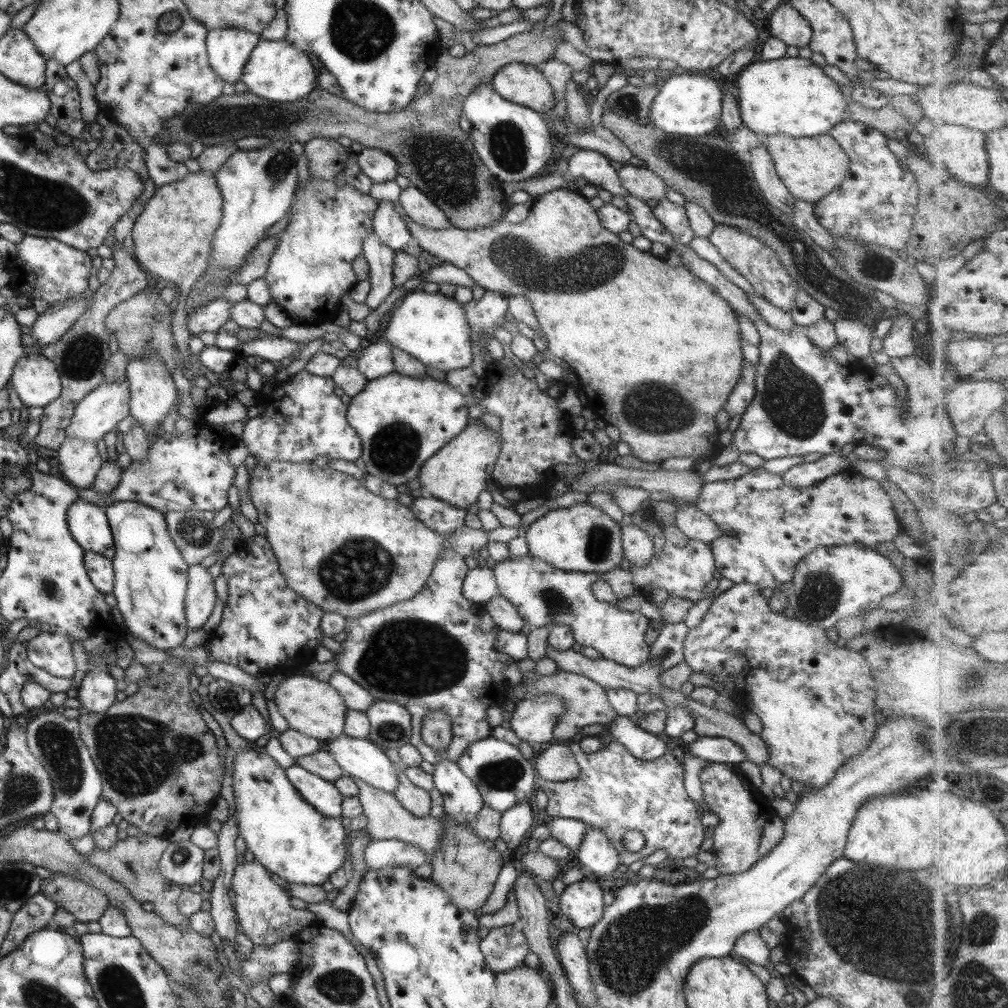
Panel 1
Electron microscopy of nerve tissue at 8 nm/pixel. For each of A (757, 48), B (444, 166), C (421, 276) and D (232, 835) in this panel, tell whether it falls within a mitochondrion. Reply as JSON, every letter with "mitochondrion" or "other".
{"A":"other","B":"mitochondrion","C":"other","D":"other"}

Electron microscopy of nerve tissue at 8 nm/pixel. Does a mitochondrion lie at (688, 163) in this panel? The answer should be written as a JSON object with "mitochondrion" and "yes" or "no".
{"mitochondrion":"yes"}

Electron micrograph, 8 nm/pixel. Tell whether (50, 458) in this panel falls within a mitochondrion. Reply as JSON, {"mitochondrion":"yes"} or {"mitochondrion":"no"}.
{"mitochondrion":"no"}

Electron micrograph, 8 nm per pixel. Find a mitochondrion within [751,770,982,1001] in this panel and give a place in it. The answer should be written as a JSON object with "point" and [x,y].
{"point":[956,924]}

